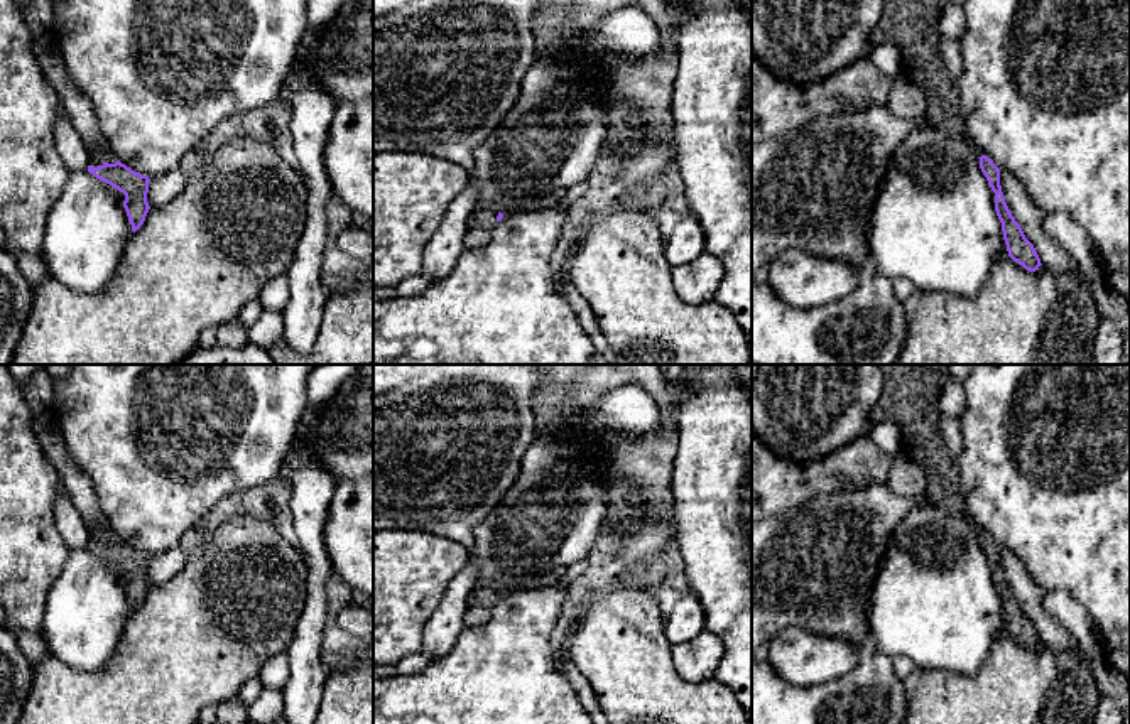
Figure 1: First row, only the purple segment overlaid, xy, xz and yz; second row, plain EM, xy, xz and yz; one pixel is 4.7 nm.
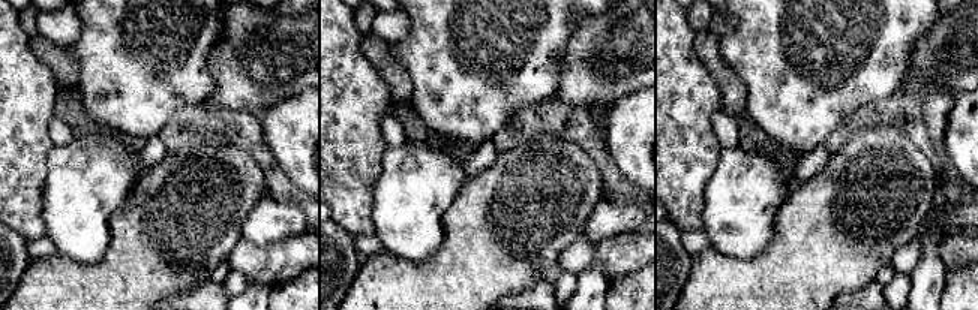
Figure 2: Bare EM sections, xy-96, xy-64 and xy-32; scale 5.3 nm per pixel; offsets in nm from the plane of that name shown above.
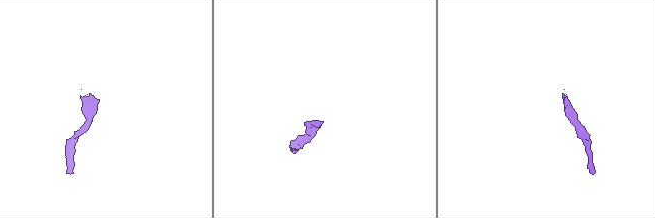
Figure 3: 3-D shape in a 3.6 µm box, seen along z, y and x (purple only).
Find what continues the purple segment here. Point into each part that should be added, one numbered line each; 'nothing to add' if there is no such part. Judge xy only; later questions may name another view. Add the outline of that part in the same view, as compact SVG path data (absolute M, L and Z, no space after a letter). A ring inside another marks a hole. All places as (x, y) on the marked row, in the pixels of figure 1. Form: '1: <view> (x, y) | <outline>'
1: xy (103, 154) | M106 143L90 154L91 167L100 167L105 162L108 162L108 164L118 162L117 155L110 150L110 147Z

